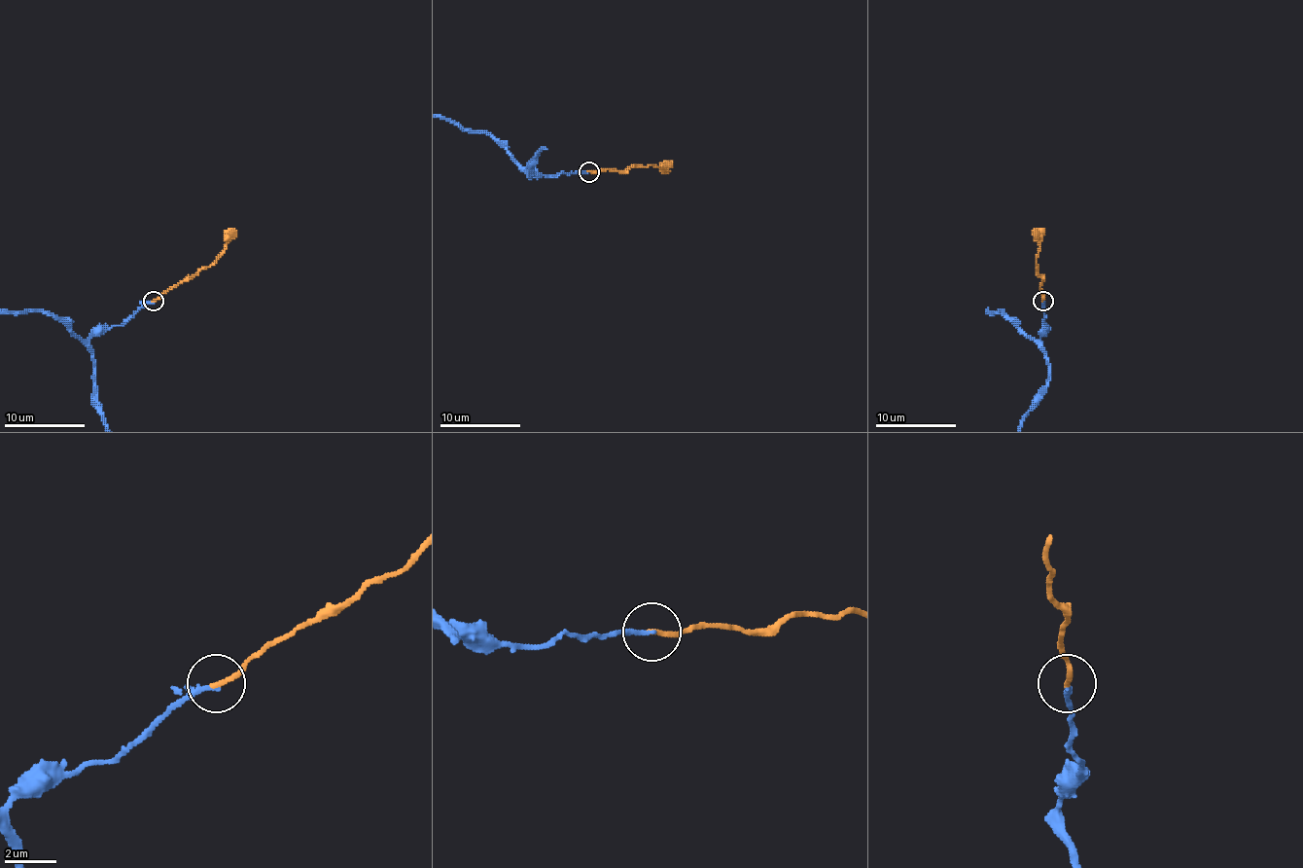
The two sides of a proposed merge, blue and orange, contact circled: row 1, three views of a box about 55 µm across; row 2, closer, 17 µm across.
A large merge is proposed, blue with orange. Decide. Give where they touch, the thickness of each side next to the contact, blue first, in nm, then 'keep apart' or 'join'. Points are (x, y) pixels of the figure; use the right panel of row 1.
place (1042, 301); calibres 180 and 200 nm; join

